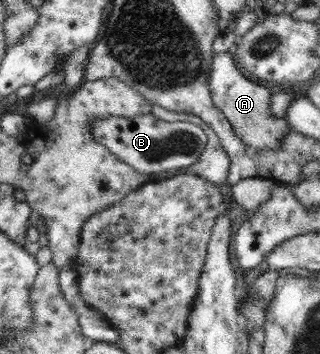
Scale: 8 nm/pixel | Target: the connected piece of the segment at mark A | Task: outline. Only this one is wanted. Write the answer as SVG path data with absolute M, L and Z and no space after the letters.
M230 51L214 54L209 88L214 106L226 116L238 138L246 145L254 149L277 149L282 138L292 132L286 119L272 115L270 111L272 93L269 88L249 80L249 76L237 65Z

